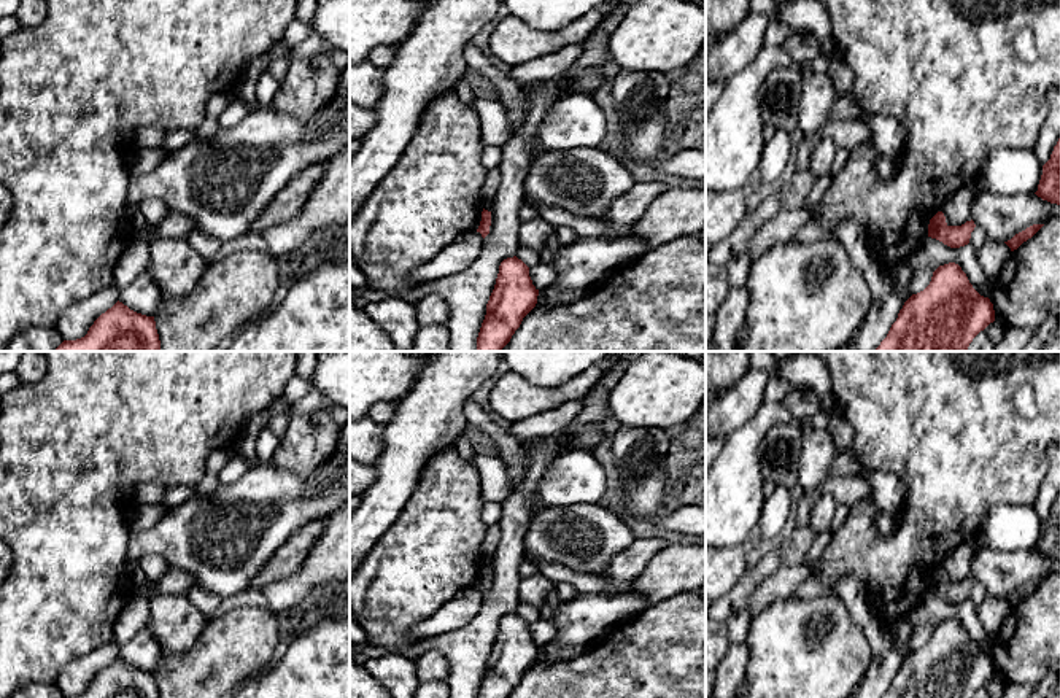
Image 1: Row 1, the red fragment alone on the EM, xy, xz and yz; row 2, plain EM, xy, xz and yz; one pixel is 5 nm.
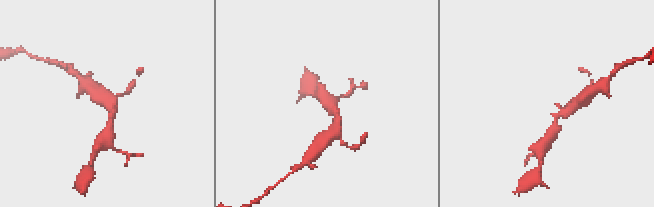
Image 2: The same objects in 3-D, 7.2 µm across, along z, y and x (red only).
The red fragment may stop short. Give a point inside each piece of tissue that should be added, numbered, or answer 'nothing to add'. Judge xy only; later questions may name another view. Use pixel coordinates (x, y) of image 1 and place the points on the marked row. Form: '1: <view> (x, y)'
nothing to add

